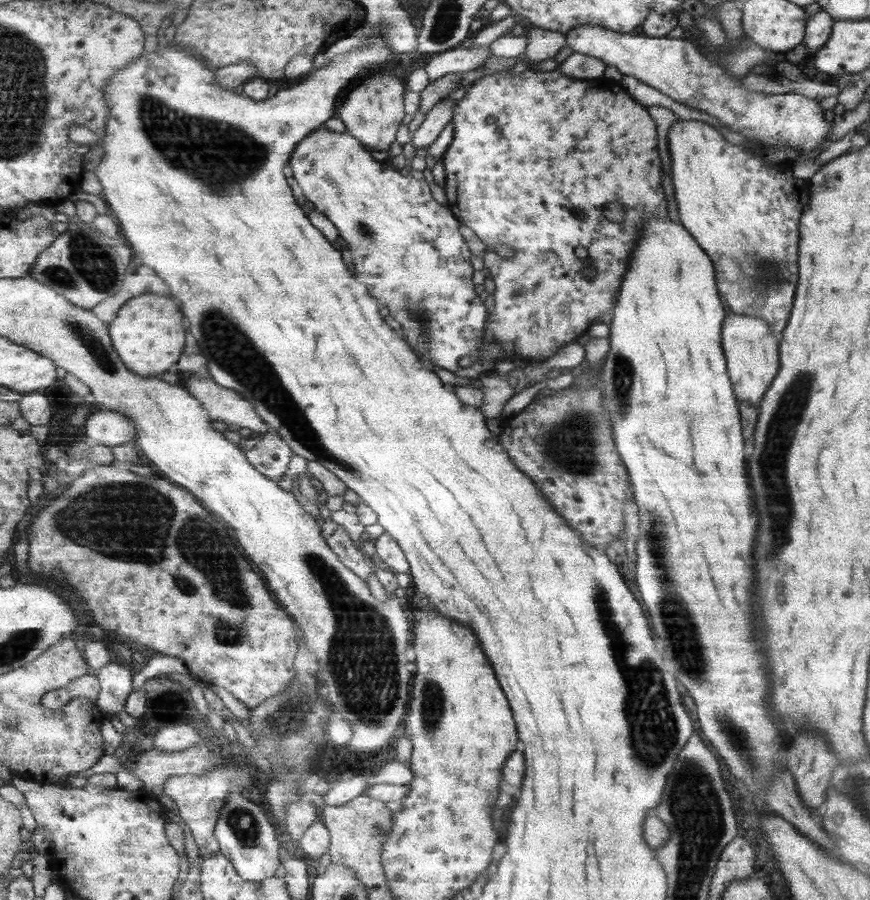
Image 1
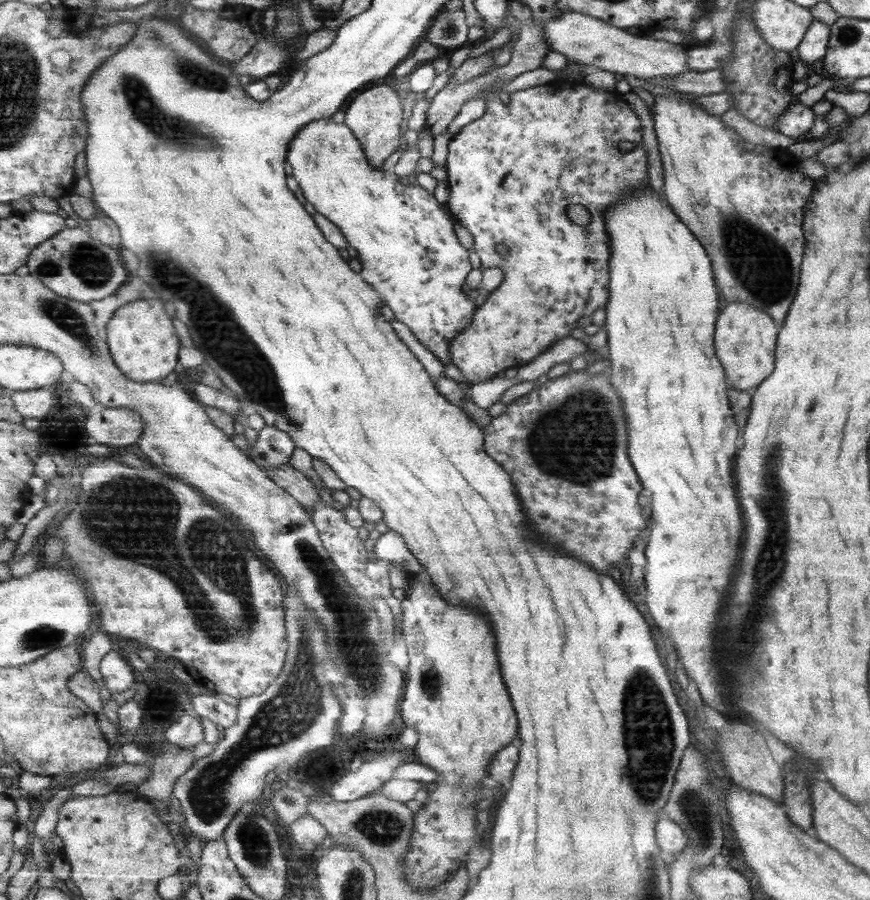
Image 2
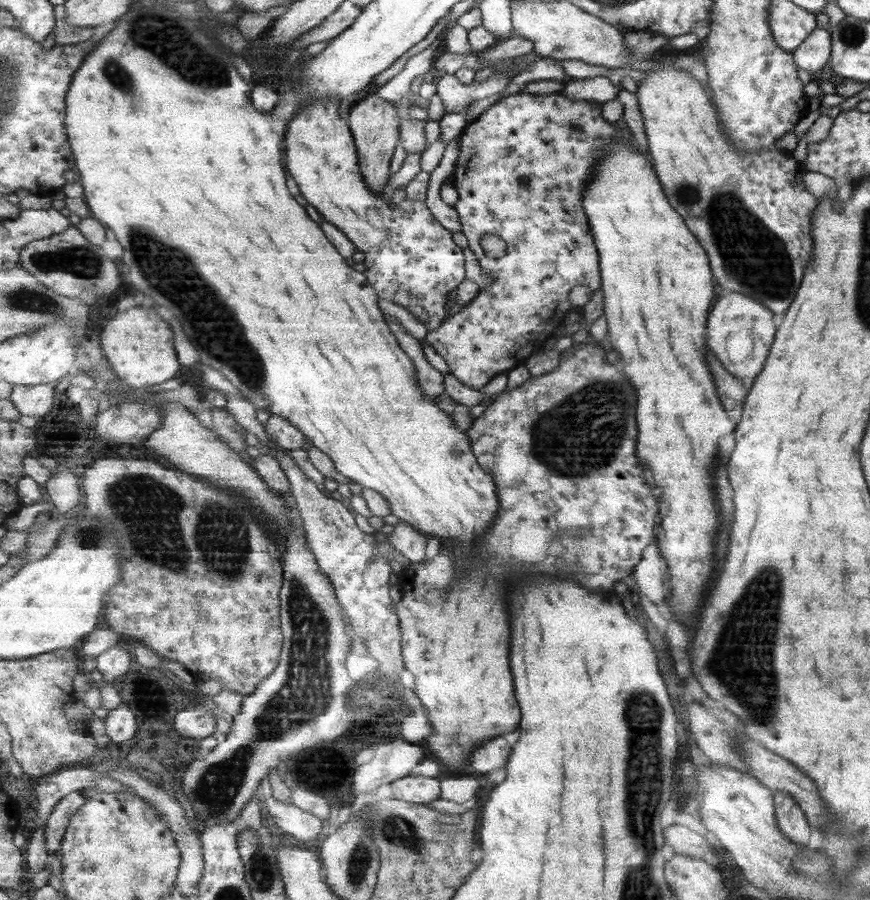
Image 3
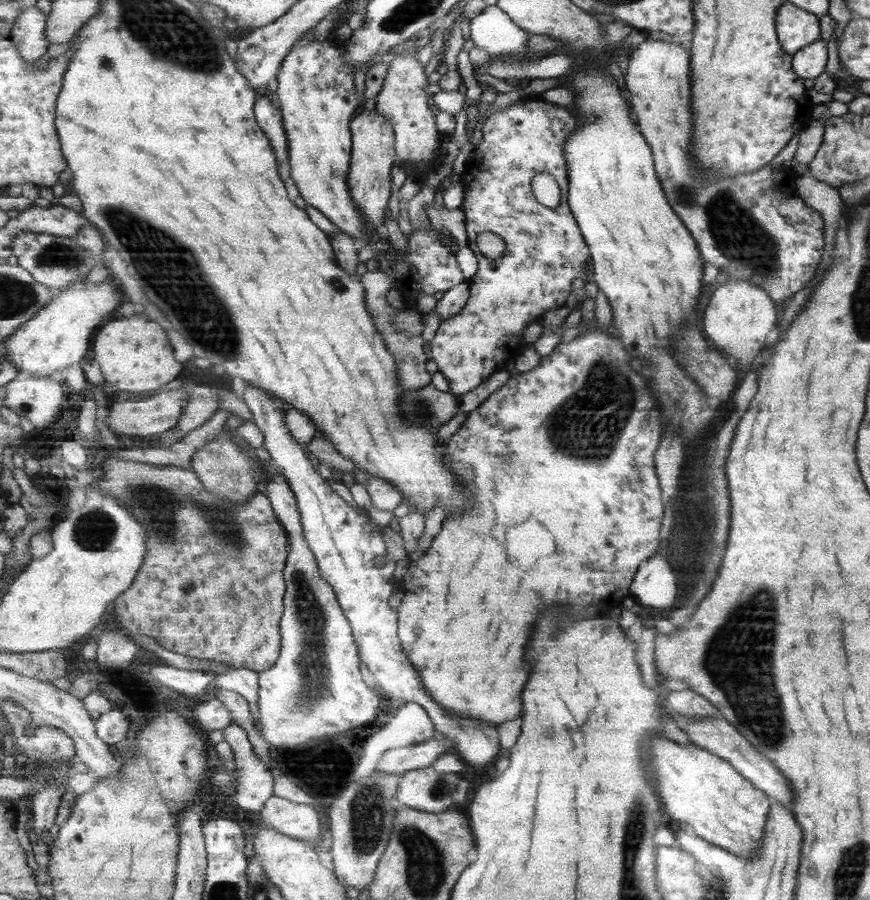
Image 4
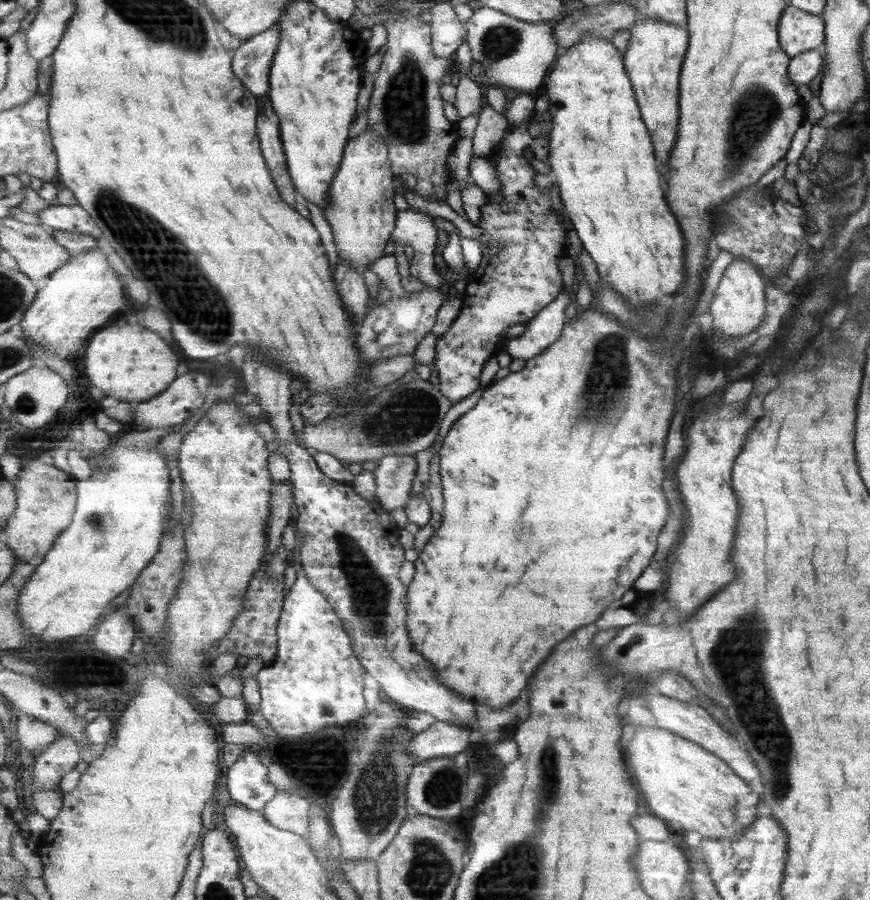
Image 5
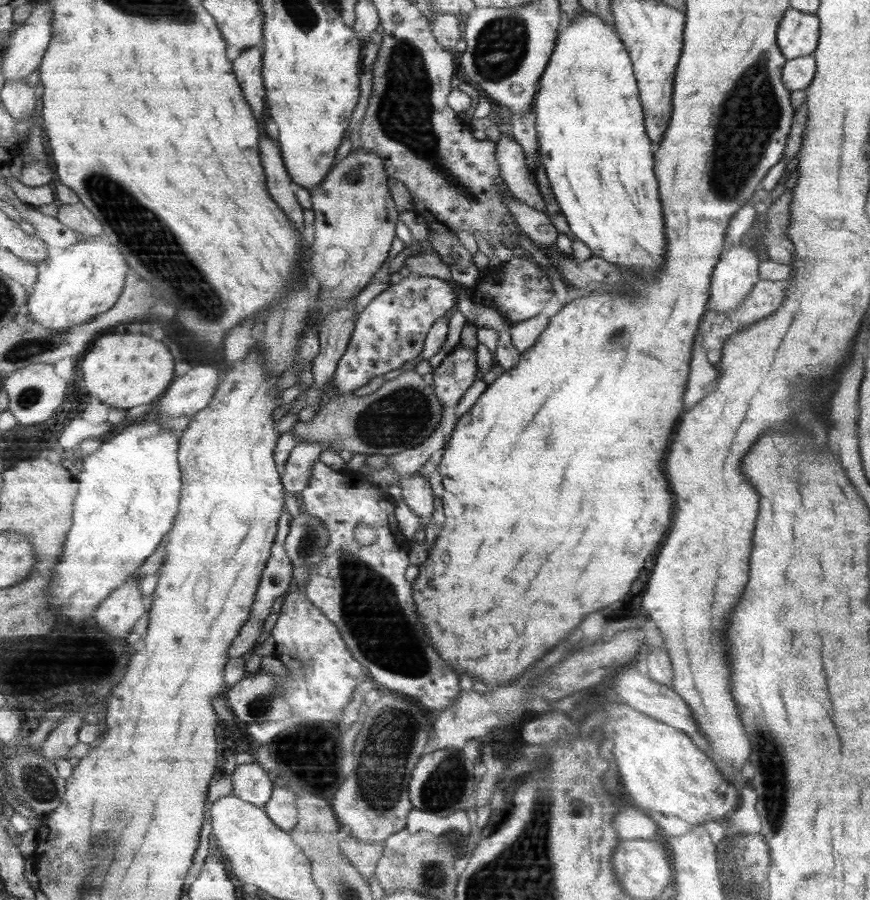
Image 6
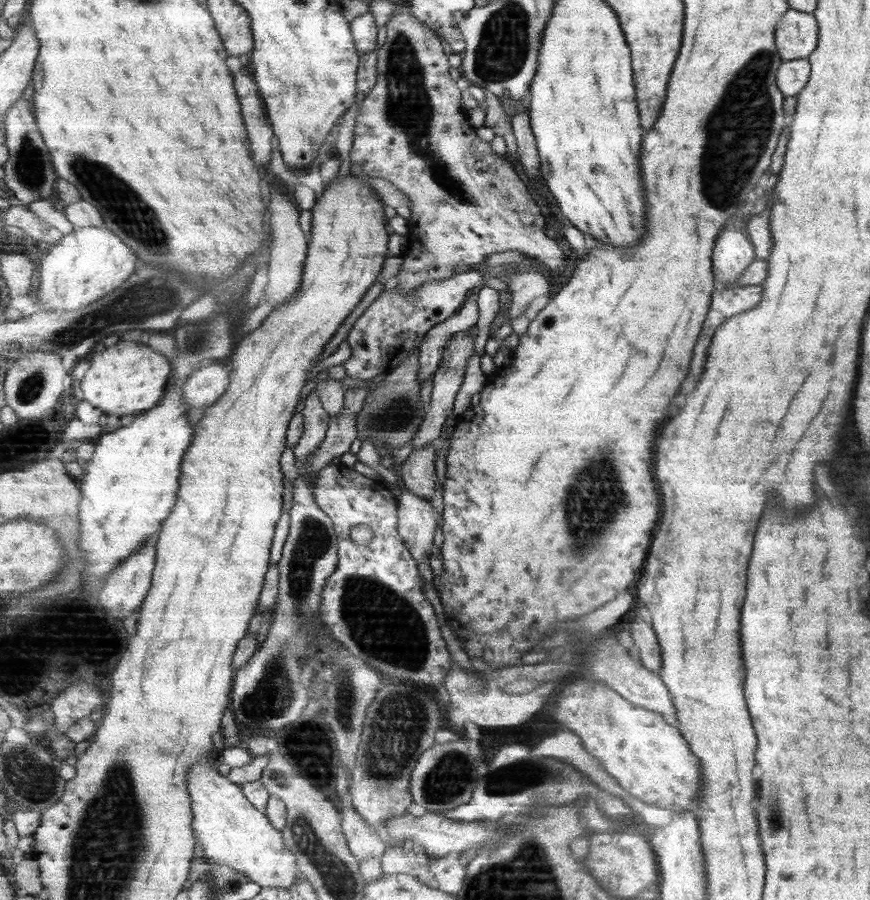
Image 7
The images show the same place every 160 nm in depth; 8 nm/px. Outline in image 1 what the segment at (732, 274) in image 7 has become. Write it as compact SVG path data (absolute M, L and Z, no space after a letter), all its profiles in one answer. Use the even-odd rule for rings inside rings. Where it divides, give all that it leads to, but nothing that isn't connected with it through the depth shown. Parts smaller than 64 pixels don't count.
M732 313L721 325L720 337L725 358L728 359L728 375L737 400L757 406L779 366L778 340L762 318Z

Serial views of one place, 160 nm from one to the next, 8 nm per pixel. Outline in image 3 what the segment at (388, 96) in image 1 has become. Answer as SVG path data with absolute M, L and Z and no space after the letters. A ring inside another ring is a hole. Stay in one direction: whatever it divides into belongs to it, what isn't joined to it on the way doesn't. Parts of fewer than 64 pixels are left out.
M383 92L366 94L350 108L348 124L358 148L360 169L369 188L378 195L383 195L385 184L391 176L391 156L395 152L395 146L401 143L401 117L398 111L397 106L384 99Z

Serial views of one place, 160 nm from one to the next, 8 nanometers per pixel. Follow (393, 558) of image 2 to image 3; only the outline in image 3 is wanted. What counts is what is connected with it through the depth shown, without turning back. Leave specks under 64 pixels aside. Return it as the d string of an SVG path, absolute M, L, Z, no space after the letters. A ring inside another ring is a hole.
M405 520L387 535L388 542L412 563L418 564L427 558L427 535L413 528Z

